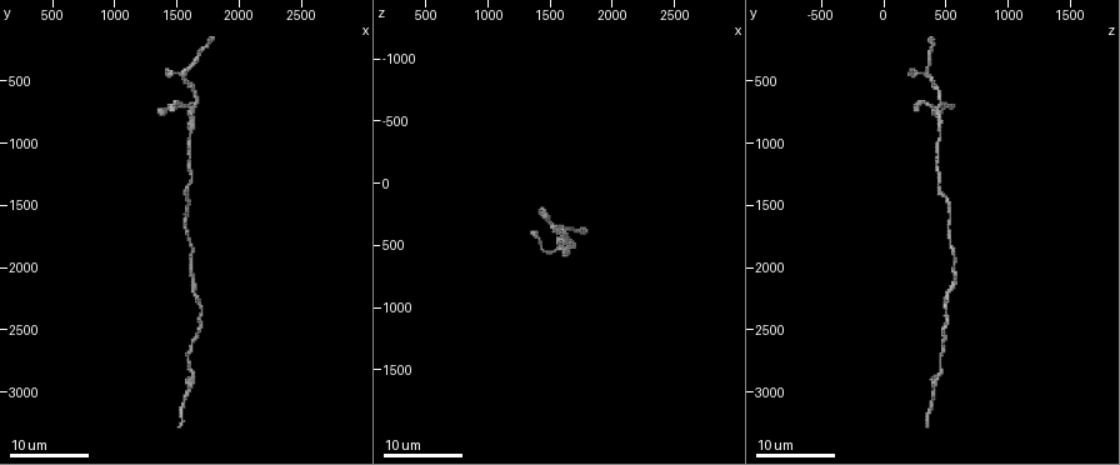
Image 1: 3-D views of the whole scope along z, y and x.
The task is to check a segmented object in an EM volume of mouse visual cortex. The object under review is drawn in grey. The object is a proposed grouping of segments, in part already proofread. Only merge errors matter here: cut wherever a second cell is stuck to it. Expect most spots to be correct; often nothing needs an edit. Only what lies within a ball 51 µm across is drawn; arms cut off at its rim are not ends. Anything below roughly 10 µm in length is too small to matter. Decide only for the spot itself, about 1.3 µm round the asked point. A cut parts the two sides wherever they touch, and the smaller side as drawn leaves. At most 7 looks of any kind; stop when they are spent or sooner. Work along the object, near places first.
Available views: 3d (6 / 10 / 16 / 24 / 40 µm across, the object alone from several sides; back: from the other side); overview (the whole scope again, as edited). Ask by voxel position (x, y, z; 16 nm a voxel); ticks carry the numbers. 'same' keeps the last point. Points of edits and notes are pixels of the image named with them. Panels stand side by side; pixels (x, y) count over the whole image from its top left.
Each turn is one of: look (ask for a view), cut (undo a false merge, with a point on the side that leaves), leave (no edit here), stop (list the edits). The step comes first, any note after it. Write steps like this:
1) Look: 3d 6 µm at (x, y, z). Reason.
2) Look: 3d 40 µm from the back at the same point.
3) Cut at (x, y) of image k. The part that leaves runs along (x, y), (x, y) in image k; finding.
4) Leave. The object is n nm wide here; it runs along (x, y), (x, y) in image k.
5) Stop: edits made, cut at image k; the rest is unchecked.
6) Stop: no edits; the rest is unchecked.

Look: 3d 24 µm at (1580, 1400, 440). Thick turns thin.

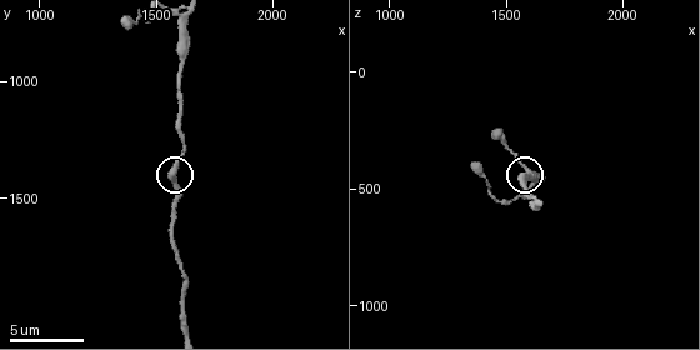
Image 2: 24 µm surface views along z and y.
Look: 3d 10 µm at (1580, 1380, 450). Closer look.

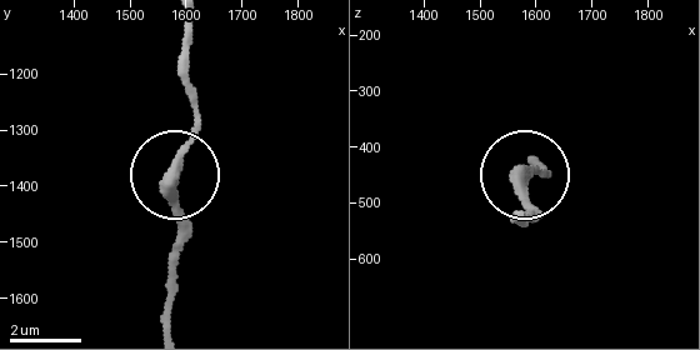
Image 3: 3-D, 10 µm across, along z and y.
Leave. It runs along (171, 328), (180, 229), (174, 166), (198, 113), (198, 89) in image 3; continuous, no second cell.

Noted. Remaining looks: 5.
Look: 3d 24 µm at (1580, 440, 360). Thick turns thin.

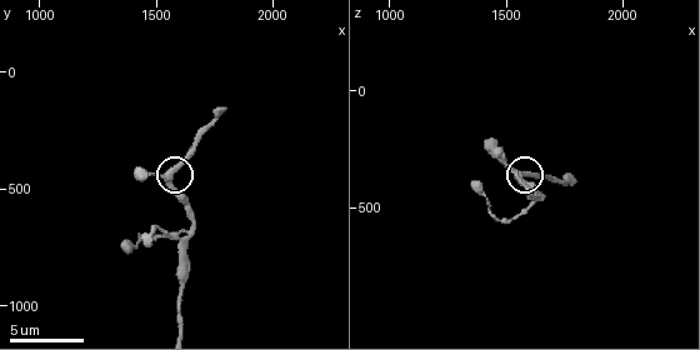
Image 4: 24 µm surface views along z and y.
Look: 3d 6 µm at (1550, 430, 360).

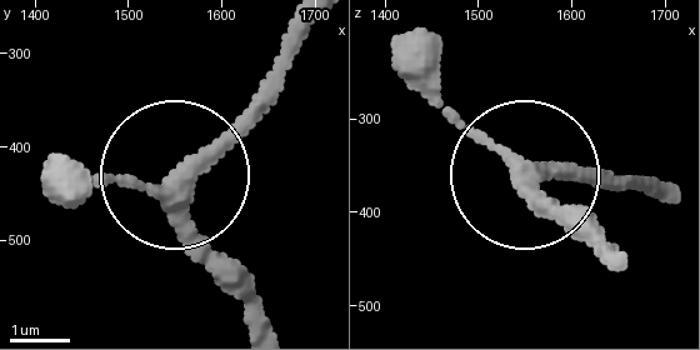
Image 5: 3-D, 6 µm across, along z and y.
Leave. It runs along (266, 316), (186, 211), (178, 173), (296, 53) in image 5; continuous, no second cell.

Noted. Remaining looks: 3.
Look: 3d 24 µm at (1600, 740, 420). Thick turns thin.

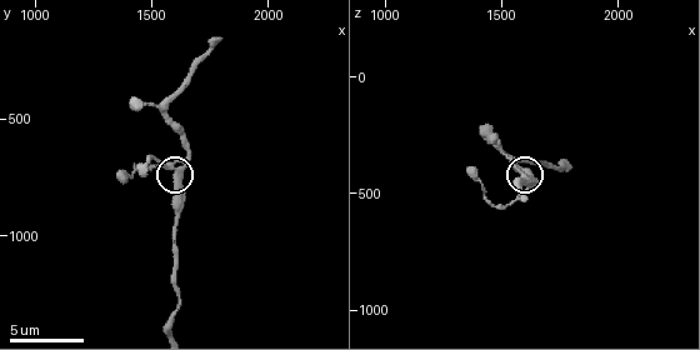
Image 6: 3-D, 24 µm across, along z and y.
Look: 3d 10 µm at the same point.

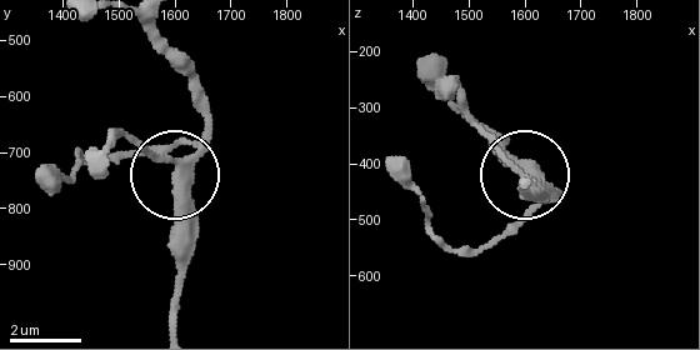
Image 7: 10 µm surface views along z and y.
Leave. It runs along (178, 328), (178, 175), (199, 140), (205, 98) in image 7; continuous, no second cell.

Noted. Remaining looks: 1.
Look: 3d 10 µm at (1570, 1690, 530).

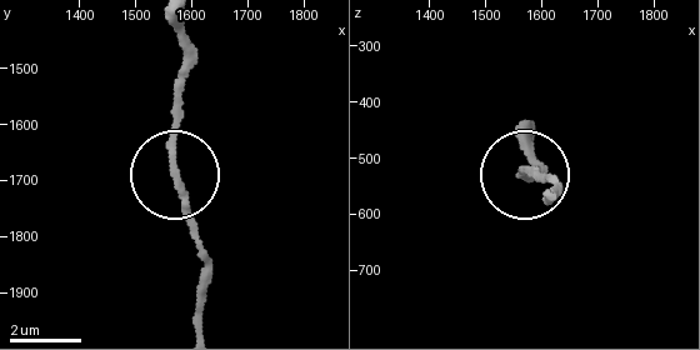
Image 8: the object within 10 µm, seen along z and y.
Leave. The side arm is 29 µm long; it runs along (176, 169), (176, 76) in image 8; one cell here.

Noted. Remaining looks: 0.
Stop: no edits; the rest is unchecked.

